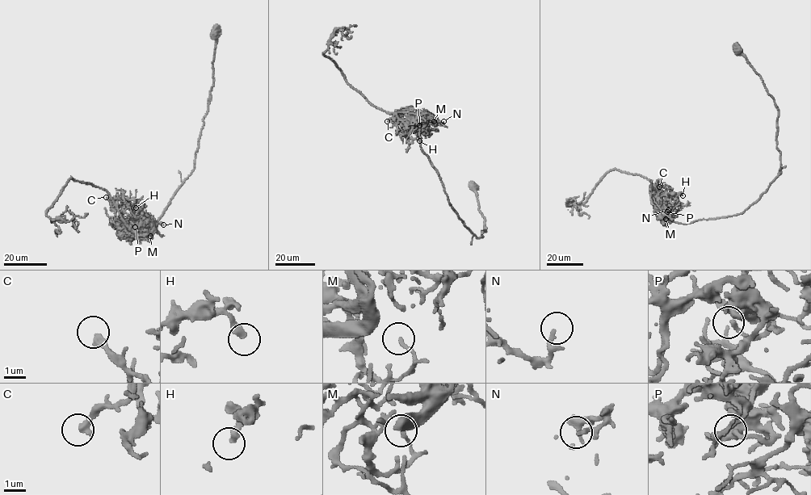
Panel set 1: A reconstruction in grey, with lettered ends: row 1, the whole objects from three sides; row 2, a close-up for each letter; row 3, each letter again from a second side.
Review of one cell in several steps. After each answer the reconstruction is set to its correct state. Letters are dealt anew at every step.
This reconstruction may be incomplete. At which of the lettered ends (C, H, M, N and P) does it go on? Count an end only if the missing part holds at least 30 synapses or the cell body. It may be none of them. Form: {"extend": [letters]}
{"extend": []}

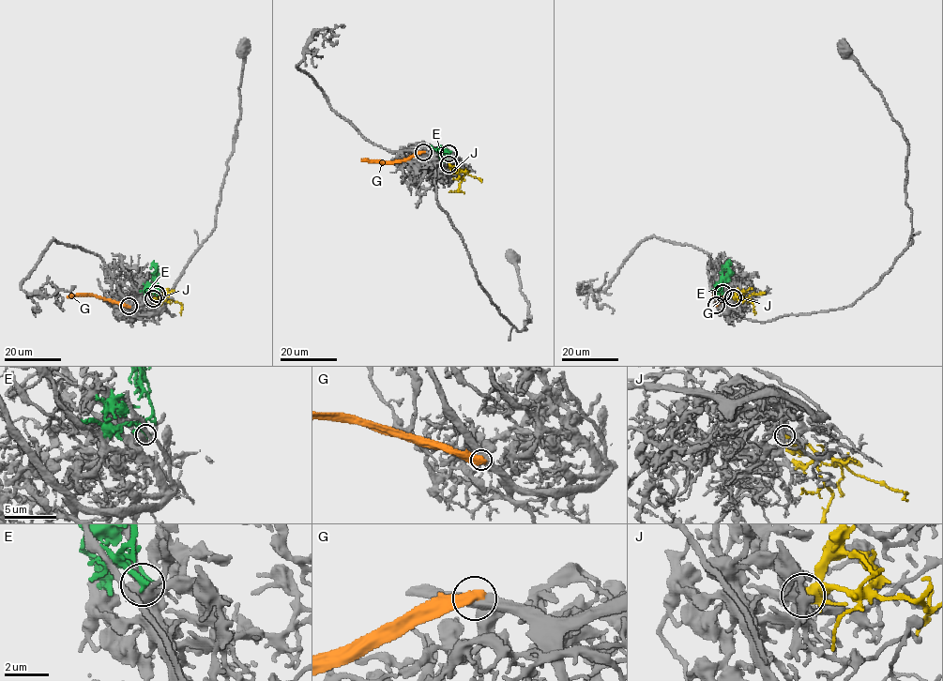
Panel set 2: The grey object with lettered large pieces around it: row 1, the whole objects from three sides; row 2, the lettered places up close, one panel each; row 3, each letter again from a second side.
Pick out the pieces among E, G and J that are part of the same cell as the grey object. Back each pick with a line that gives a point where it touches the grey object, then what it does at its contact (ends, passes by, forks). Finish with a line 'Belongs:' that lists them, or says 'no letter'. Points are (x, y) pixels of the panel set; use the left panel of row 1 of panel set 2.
J: meets grey at (153, 298); it ends there
Belongs: J

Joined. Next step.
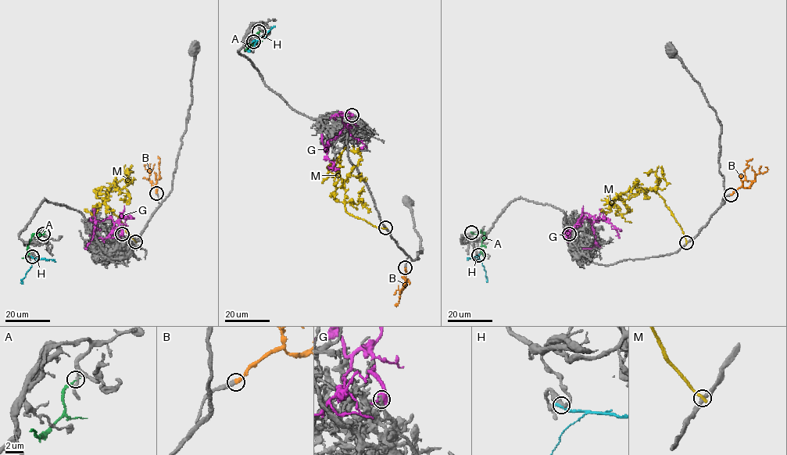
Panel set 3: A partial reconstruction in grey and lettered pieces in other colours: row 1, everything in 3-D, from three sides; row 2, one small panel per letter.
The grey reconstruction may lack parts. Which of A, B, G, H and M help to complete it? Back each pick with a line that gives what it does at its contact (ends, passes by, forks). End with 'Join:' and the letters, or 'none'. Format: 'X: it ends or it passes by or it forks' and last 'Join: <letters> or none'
B: it ends
Join: B

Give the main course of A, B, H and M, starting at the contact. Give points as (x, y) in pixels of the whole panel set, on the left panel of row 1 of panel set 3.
A: (43, 234), (33, 234), (26, 248), (28, 254), (22, 258)
B: (155, 192), (156, 184), (152, 185), (150, 172), (145, 168), (146, 164)
H: (32, 256), (37, 259), (21, 280), (23, 284)
M: (135, 241), (105, 204), (106, 192), (98, 188), (100, 188), (100, 192), (105, 198), (91, 213), (101, 210)

